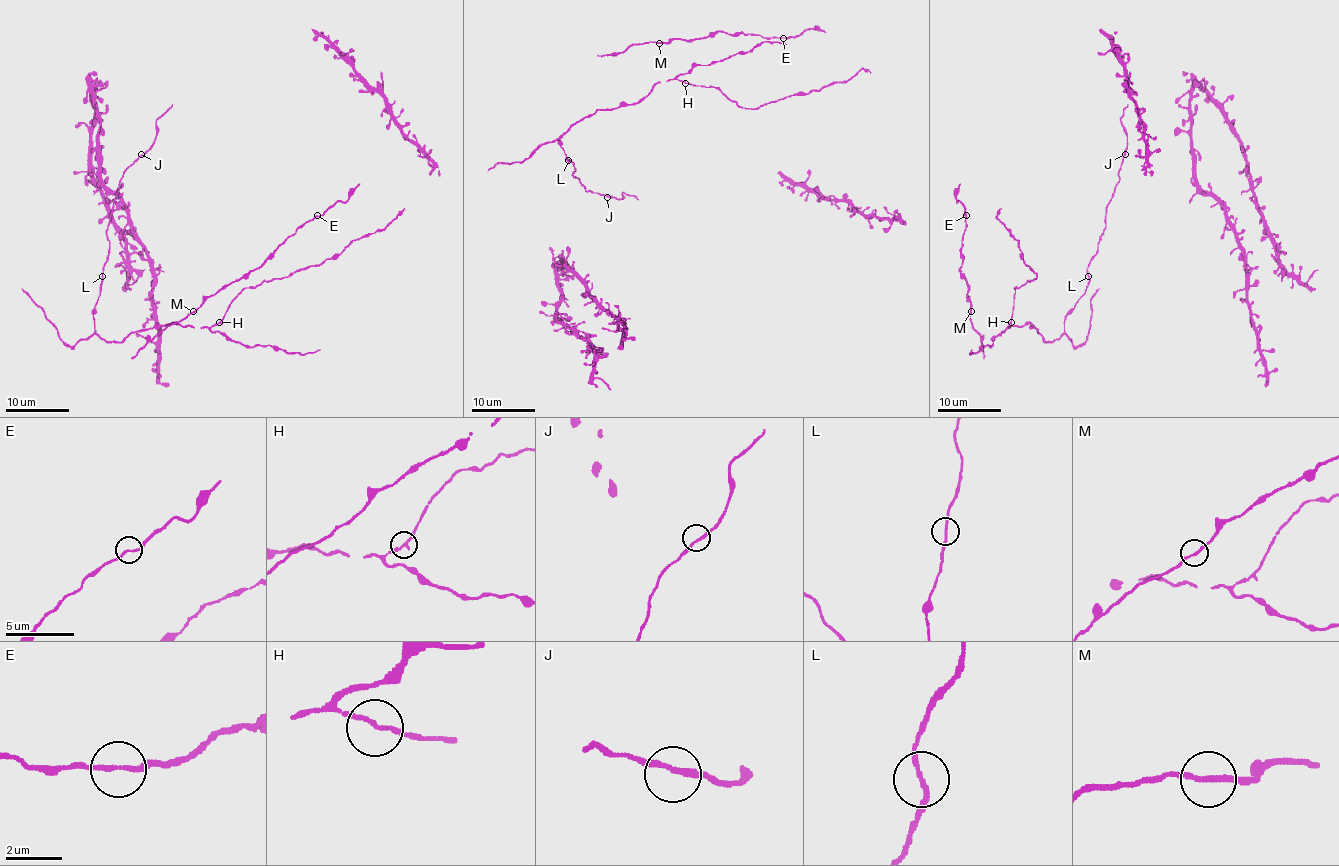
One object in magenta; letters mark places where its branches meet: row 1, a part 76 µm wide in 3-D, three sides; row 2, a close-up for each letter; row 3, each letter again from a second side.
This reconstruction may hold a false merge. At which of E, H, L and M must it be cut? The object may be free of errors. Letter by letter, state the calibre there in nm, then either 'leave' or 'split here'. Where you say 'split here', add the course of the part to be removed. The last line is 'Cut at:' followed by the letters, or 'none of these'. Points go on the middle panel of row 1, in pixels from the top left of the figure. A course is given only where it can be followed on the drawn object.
E: calibre 150 nm; leave
H: calibre 140 nm; leave
L: calibre 160 nm; leave
M: calibre 180 nm; leave
Cut at: none of these

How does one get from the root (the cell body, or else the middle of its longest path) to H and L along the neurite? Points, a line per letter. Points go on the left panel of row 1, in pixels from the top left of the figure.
H: (141, 332), (169, 324), (212, 327), (219, 322)
L: (141, 332), (131, 332), (120, 341), (106, 341), (95, 332), (93, 308), (100, 294), (101, 277)

